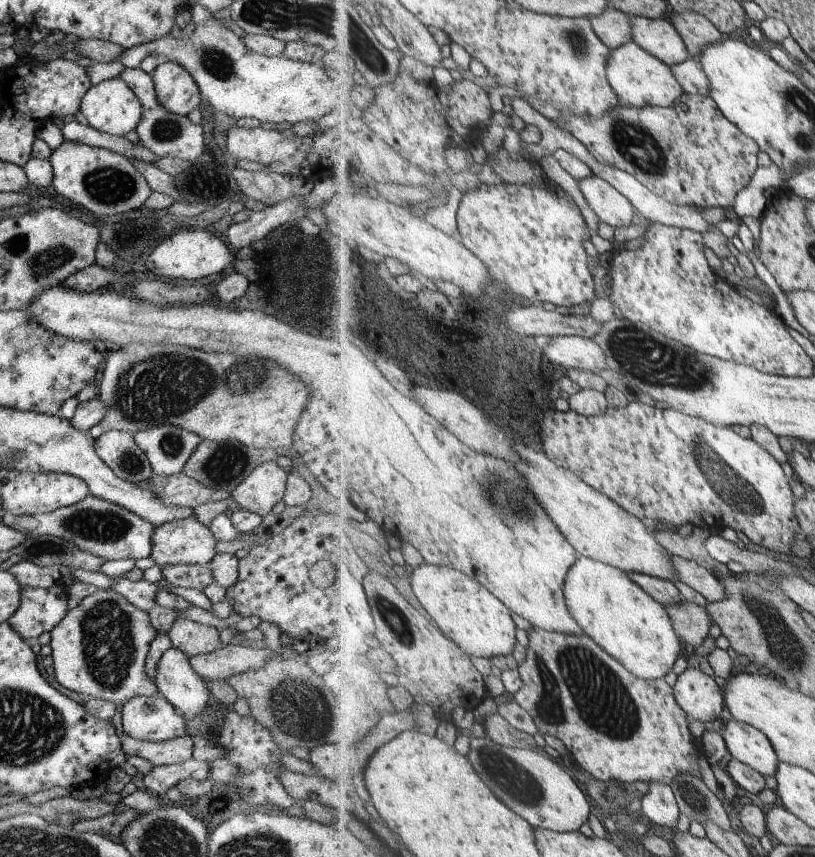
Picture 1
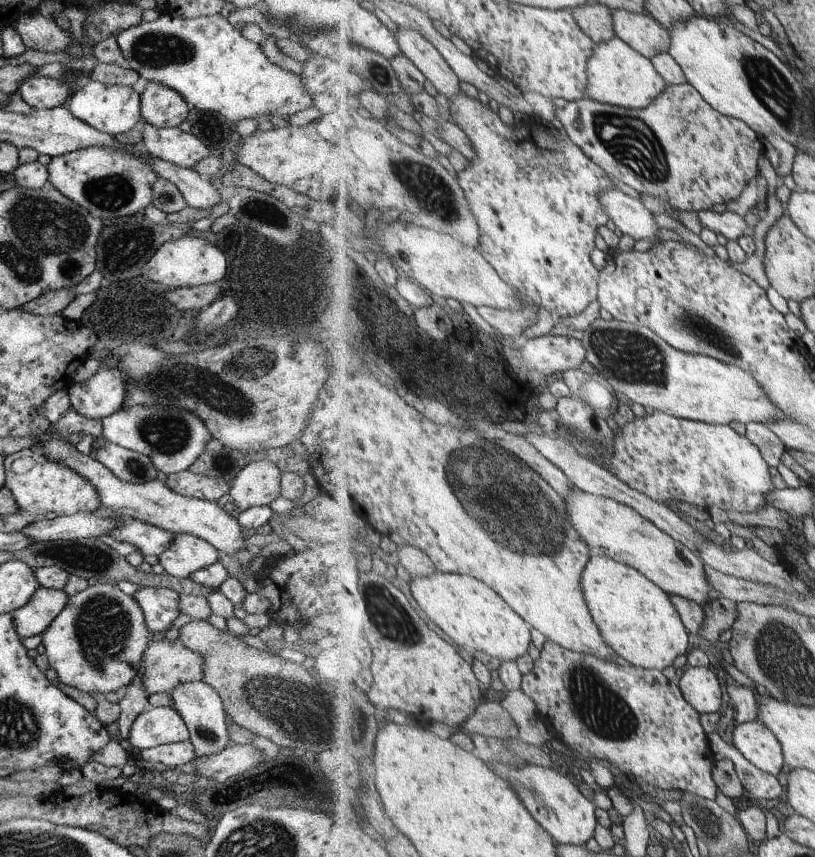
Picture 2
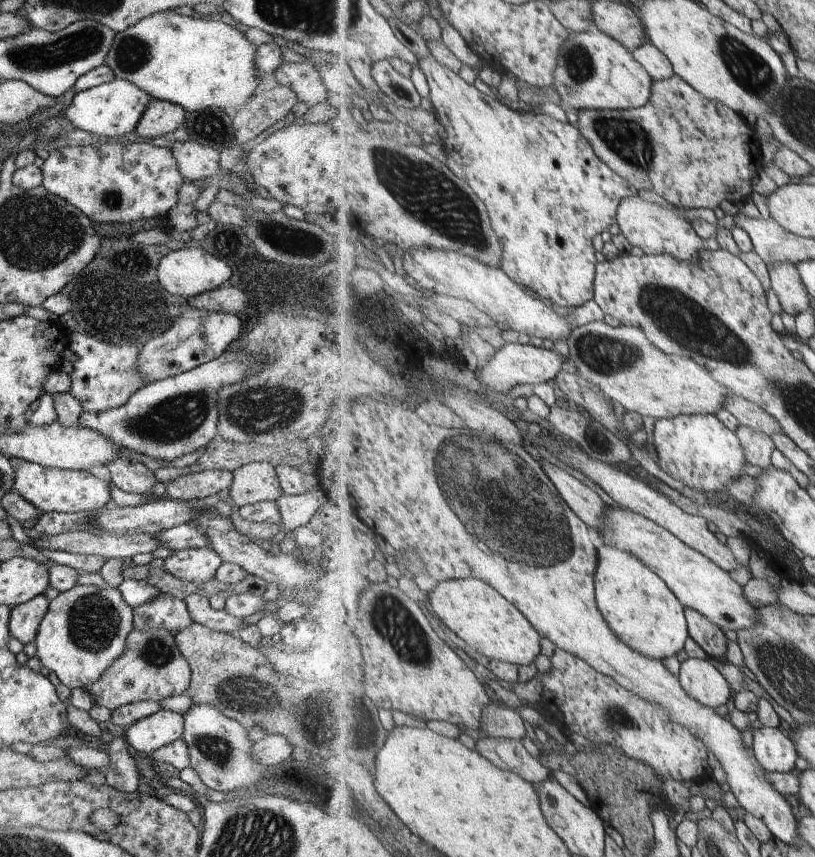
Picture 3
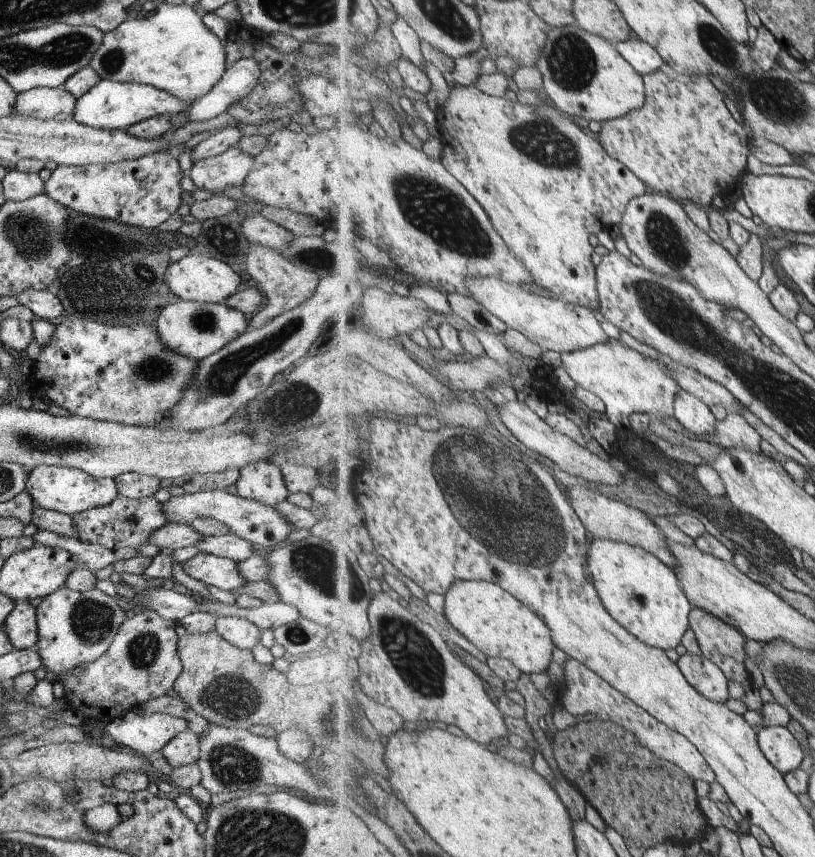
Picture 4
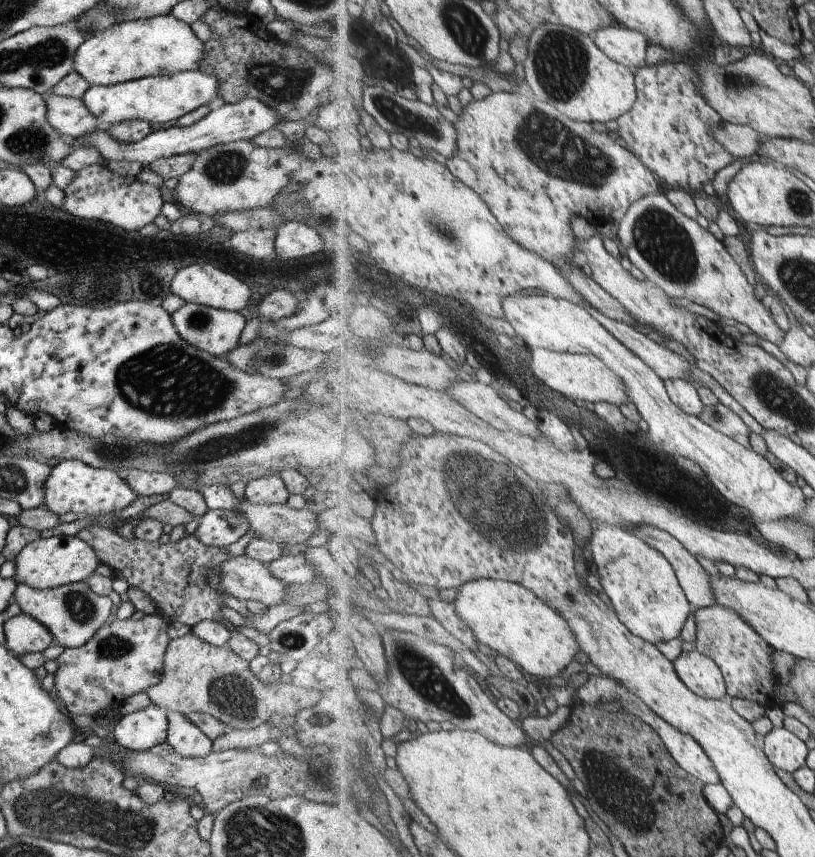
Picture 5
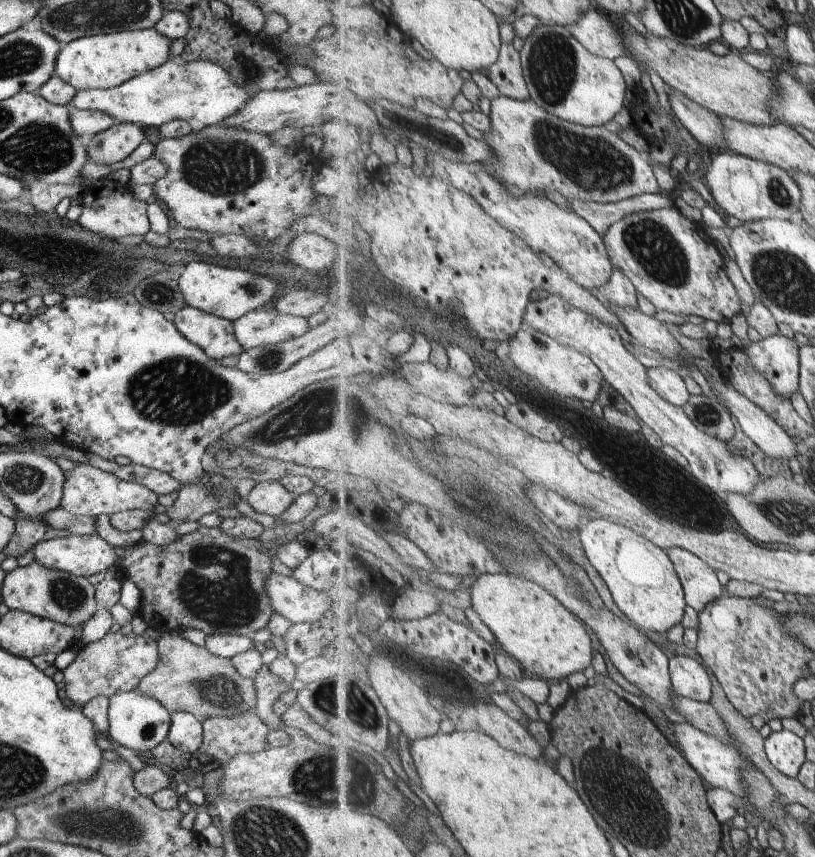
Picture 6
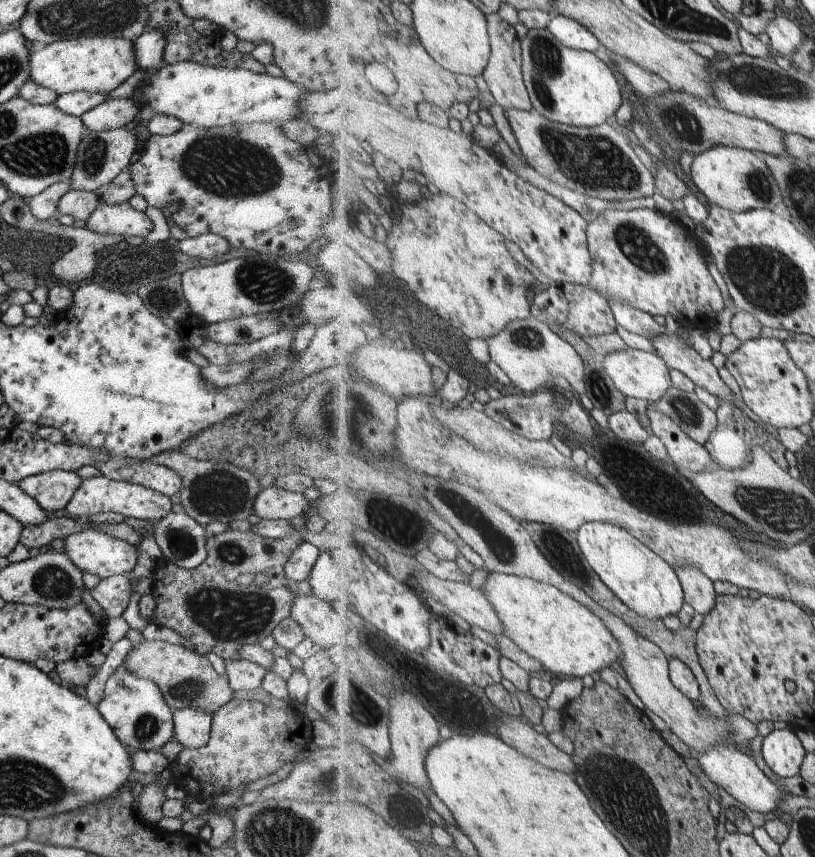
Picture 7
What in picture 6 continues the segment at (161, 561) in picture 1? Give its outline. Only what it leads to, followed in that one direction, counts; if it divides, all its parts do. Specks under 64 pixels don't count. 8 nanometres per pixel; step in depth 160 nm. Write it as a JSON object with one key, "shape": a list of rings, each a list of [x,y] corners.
{"shape":[[[273,571],[264,578],[264,591],[272,610],[290,623],[315,622],[331,608],[330,600],[322,592]]]}

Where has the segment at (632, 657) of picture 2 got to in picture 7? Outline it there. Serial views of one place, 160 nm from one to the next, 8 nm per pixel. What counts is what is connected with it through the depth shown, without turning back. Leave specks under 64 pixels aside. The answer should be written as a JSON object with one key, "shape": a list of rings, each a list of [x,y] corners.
{"shape":[[[588,522],[577,532],[582,554],[600,579],[639,616],[661,619],[678,615],[686,603],[677,571],[660,554],[619,525]]]}

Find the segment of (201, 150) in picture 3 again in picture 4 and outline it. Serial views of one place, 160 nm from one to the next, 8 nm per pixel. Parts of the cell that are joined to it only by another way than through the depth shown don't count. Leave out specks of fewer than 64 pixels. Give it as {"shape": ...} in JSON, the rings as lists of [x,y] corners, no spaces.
{"shape":[[[237,146],[229,147],[223,153],[216,155],[211,154],[204,159],[194,160],[189,169],[189,178],[196,188],[212,191],[213,195],[219,195],[216,192],[223,190],[225,186],[235,186],[238,190],[244,187],[244,178],[252,165],[252,157],[242,154]]]}

